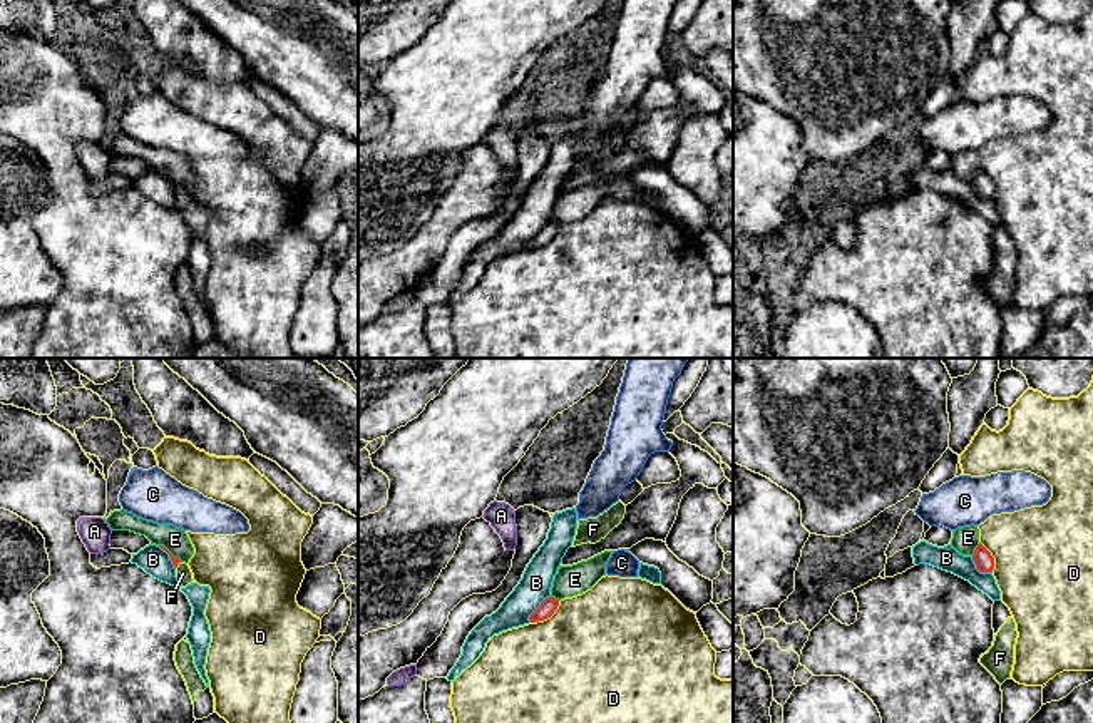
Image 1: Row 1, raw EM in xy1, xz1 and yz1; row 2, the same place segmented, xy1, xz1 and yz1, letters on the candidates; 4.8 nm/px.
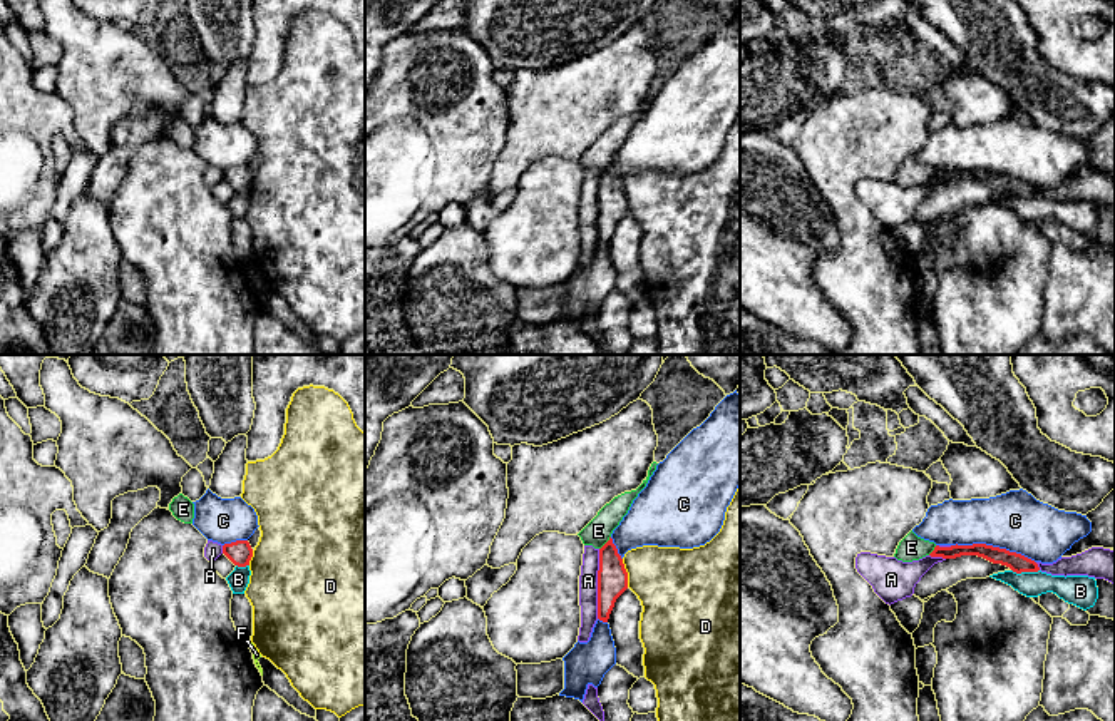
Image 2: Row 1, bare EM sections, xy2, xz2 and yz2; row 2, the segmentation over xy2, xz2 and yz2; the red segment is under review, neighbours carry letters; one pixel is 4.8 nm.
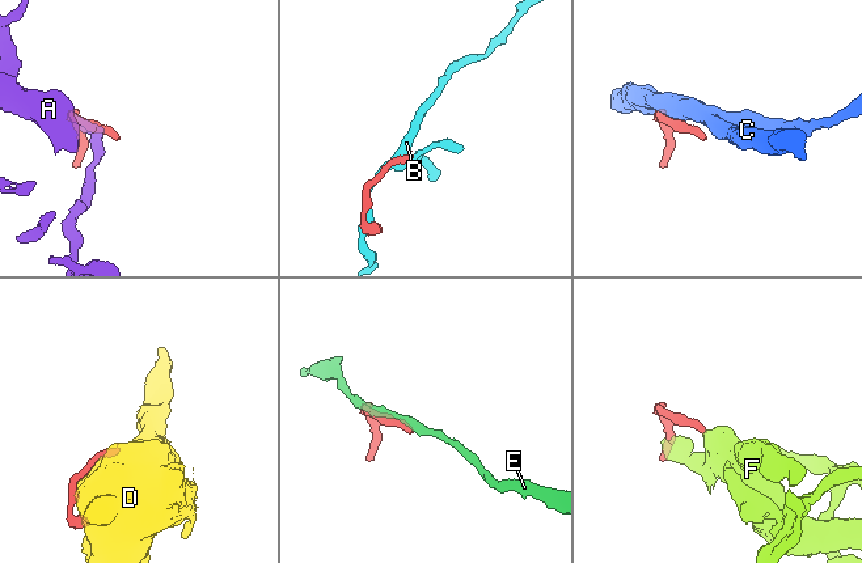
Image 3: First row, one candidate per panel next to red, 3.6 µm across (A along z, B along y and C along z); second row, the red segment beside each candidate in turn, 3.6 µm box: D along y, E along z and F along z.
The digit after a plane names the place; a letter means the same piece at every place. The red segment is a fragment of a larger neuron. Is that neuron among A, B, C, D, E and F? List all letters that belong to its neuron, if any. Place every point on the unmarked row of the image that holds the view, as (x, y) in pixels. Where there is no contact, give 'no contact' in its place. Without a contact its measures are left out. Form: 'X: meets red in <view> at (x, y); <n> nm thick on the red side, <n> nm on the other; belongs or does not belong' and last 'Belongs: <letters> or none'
A: meets red in xz2 at (598, 209); 140 nm thick on the red side, 100 nm on the other; does not belong
B: meets red in xz1 at (538, 233); 80 nm thick on the red side, 150 nm on the other; does not belong
C: meets red in yz2 at (991, 171); 90 nm thick on the red side, 280 nm on the other; does not belong
D: meets red in xz1 at (548, 241); 80 nm thick on the red side, 480 nm on the other; does not belong
E: meets red in yz1 at (976, 174); 100 nm thick on the red side, 130 nm on the other; does not belong
F: meets red in xy1 at (178, 188); 40 nm thick on the red side, 80 nm on the other; belongs
Belongs: F

